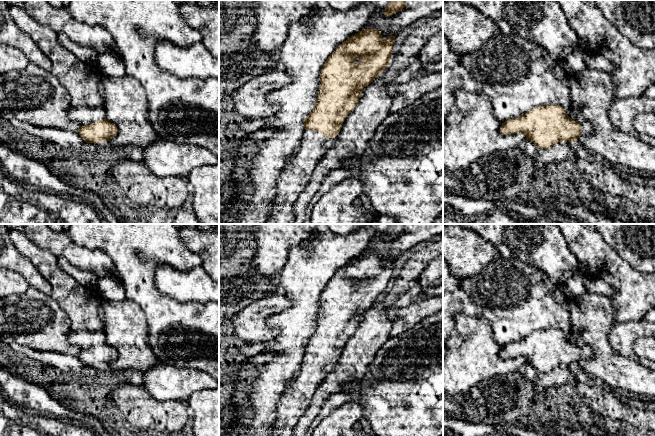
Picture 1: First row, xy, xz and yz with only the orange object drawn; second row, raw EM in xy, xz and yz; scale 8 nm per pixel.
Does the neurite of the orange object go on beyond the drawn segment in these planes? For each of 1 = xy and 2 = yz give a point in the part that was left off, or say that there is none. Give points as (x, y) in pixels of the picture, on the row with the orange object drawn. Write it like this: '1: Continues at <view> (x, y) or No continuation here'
1: Continues at xy (83, 115)
2: Continues at yz (587, 128)

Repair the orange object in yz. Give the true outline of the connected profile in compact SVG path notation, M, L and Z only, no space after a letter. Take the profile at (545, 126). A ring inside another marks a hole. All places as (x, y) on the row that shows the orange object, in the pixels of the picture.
M544 105L531 109L517 118L505 121L500 134L524 133L526 140L542 149L549 149L561 141L575 142L580 136L593 133L593 125L576 121L576 109L565 110L557 105Z

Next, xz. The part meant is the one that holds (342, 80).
M362 29L351 36L329 56L320 74L321 86L314 109L304 120L304 130L298 150L288 159L276 181L276 196L265 224L292 224L293 206L307 186L319 160L332 147L346 116L355 108L362 90L387 67L392 58L395 36L383 39L380 30Z

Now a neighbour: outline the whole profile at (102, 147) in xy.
M100 142L95 144L95 151L94 153L97 154L103 154L103 153L114 153L119 156L122 156L124 149L119 148L119 147L114 147L107 142Z

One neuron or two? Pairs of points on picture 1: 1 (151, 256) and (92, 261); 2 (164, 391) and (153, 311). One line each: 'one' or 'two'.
1: two
2: two

